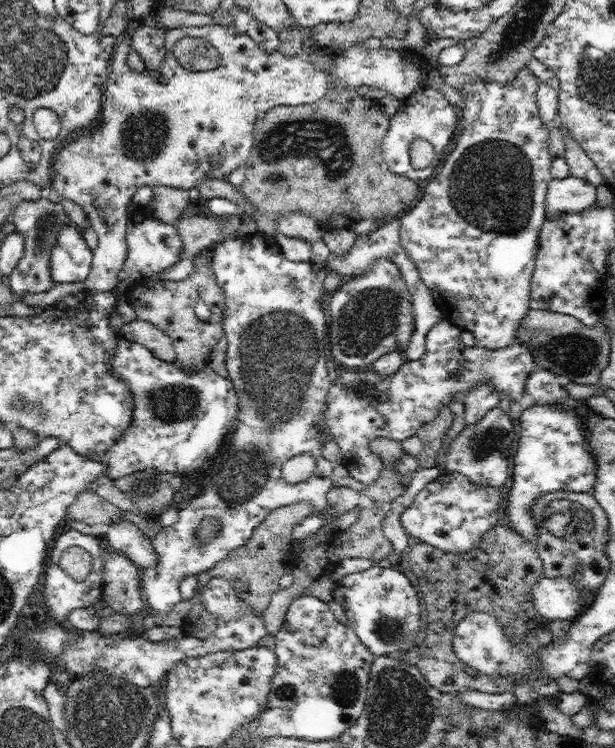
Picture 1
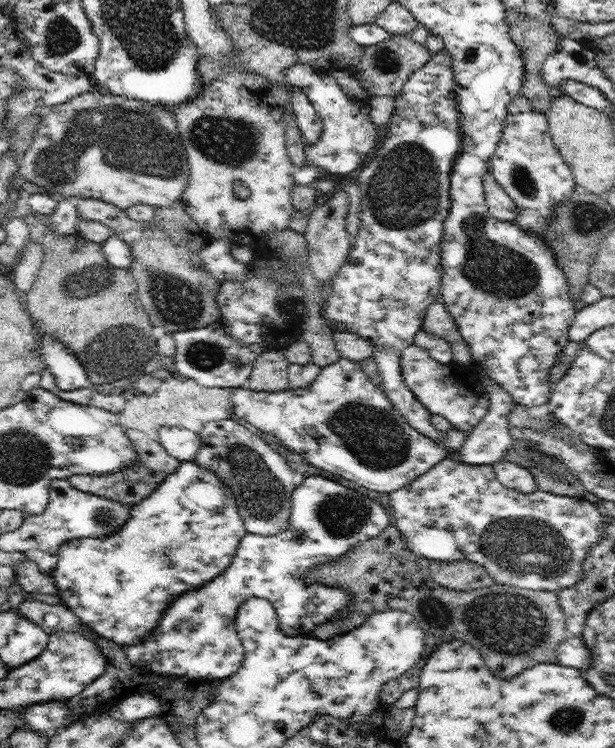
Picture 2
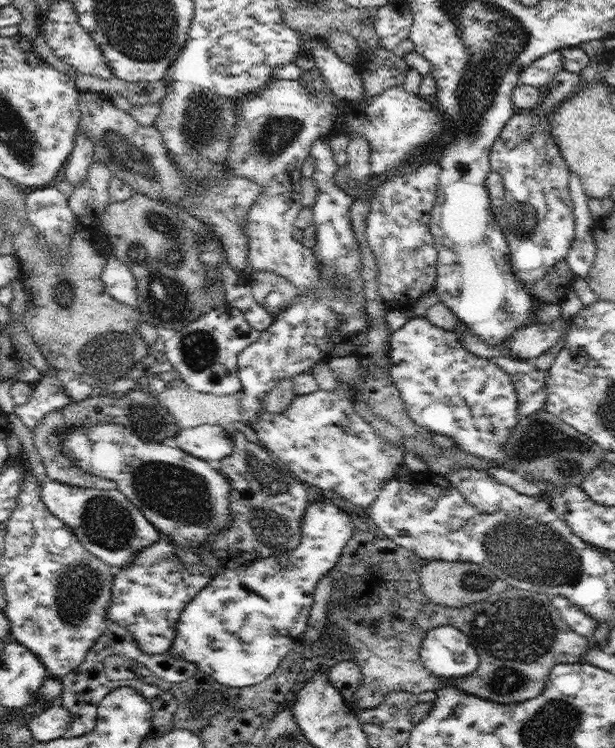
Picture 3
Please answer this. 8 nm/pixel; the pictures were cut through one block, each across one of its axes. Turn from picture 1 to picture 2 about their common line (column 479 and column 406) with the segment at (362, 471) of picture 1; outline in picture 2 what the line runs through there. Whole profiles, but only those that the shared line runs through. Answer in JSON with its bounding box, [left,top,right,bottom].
[400,344,490,435]

